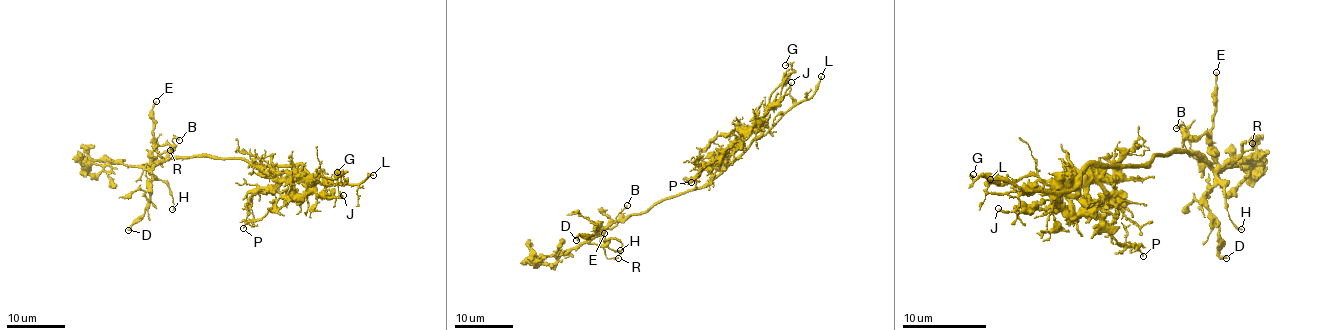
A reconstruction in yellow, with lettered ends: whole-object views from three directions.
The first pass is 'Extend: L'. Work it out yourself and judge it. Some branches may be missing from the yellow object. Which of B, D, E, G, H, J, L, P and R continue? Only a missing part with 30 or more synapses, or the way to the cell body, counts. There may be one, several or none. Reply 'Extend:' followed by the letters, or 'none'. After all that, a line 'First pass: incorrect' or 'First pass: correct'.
Extend: L
First pass: correct

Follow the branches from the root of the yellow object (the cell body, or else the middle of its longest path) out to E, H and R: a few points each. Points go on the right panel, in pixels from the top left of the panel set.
E: (1153, 160), (1170, 153), (1201, 153), (1210, 162), (1212, 160), (1216, 72)
H: (1153, 160), (1170, 153), (1195, 153), (1224, 183), (1224, 208), (1228, 218), (1241, 229)
R: (1153, 160), (1170, 153), (1201, 153), (1214, 166), (1226, 166), (1252, 149), (1252, 143)

